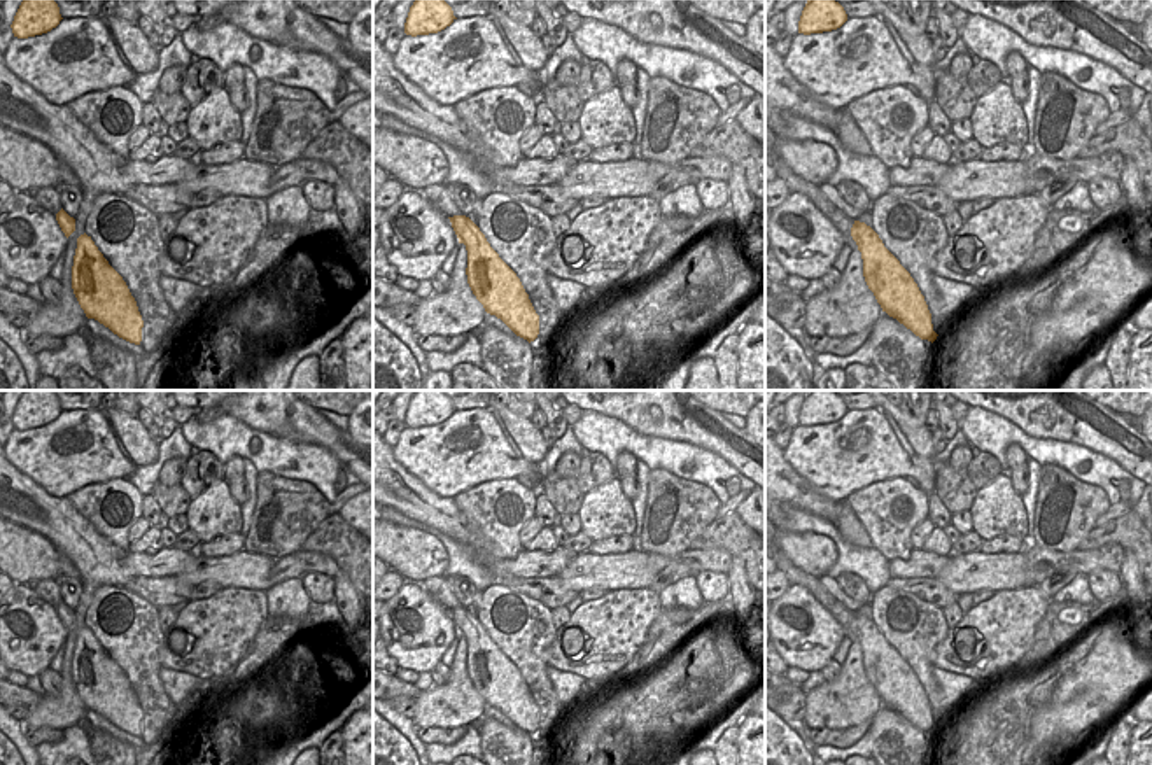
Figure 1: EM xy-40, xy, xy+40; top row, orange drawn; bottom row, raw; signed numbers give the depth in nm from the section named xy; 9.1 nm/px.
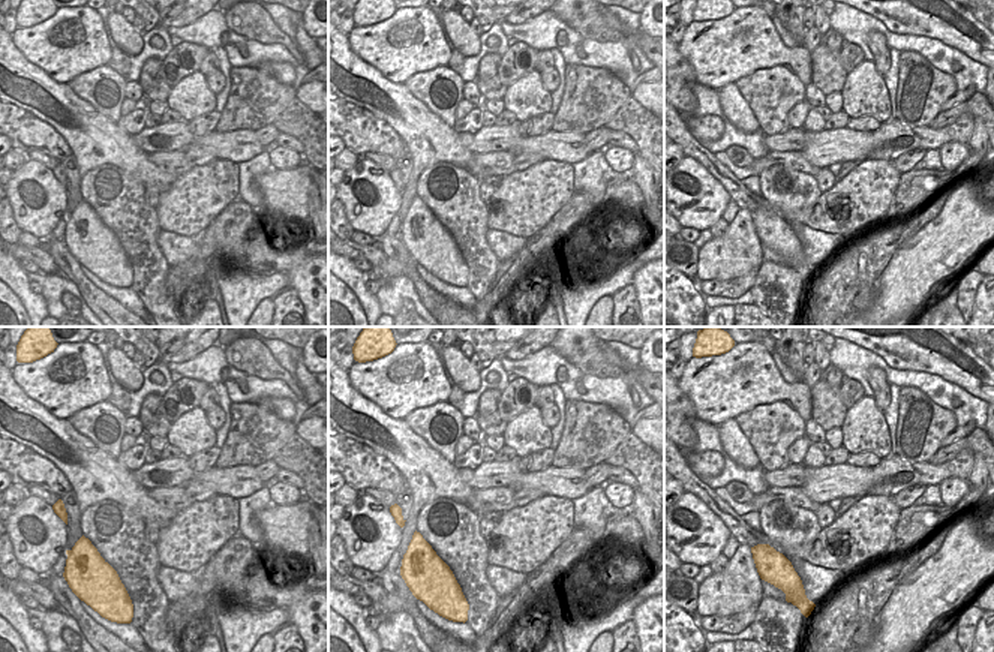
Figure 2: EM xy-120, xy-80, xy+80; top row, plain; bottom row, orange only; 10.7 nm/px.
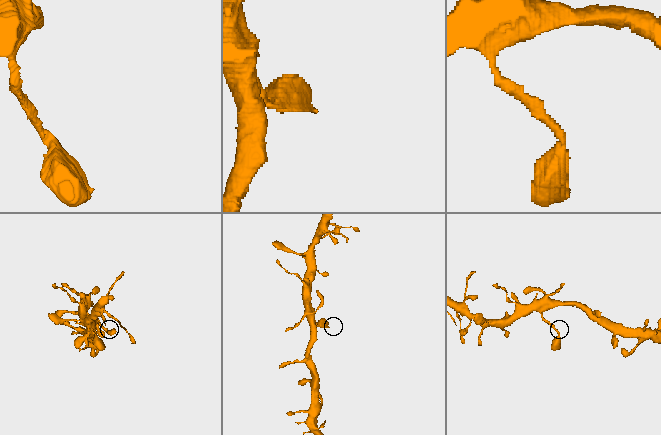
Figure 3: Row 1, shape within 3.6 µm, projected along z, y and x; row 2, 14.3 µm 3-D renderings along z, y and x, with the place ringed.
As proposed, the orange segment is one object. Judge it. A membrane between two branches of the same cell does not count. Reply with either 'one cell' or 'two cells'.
one cell

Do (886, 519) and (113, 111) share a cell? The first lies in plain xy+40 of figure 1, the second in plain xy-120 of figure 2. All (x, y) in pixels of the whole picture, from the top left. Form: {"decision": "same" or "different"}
{"decision": "same"}

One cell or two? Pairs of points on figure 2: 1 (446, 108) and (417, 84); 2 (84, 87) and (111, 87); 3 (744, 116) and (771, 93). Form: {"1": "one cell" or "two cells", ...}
{"1": "one cell", "2": "one cell", "3": "two cells"}

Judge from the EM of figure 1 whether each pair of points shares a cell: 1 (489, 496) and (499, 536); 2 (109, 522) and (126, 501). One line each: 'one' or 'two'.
1: one
2: one

